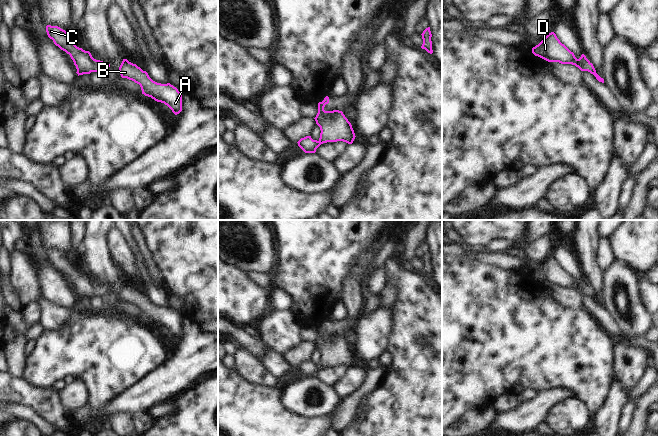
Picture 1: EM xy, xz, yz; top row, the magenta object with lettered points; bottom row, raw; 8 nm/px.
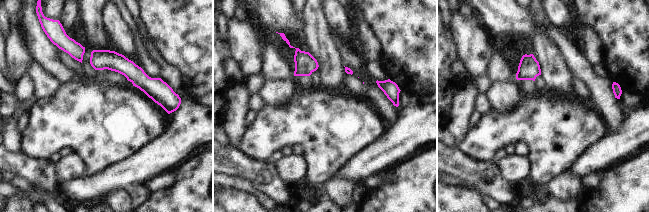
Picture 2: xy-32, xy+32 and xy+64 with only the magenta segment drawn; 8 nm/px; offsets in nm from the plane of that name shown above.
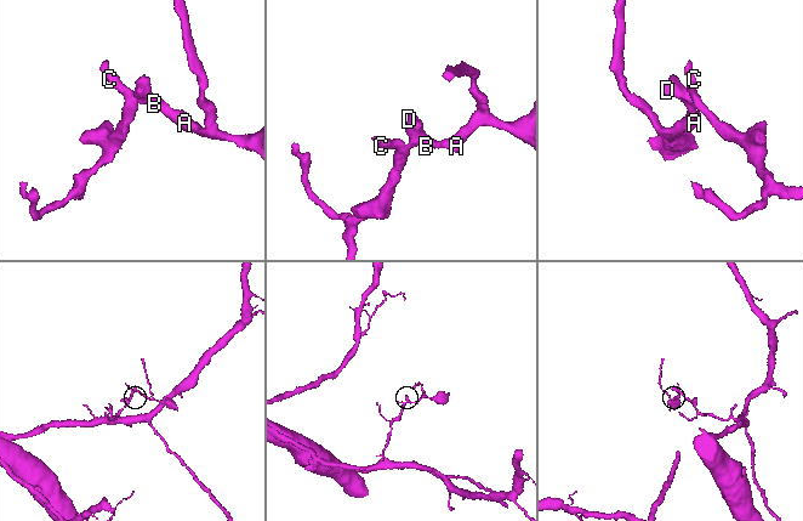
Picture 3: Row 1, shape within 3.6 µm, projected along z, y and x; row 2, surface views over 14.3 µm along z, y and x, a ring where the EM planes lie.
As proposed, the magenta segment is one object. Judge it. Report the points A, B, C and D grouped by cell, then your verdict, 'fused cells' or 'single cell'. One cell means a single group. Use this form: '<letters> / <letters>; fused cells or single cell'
A B C D; single cell

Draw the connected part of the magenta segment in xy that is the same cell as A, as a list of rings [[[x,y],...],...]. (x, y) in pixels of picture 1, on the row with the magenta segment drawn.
[[[123,59],[119,73],[122,78],[139,84],[142,94],[167,105],[175,115],[182,111],[182,94],[170,83],[161,84],[153,81],[146,71],[127,59]]]

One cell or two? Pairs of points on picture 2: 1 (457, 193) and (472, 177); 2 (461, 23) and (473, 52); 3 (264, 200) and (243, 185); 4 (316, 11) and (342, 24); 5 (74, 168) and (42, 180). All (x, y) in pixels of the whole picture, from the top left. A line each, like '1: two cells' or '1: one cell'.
1: two cells
2: one cell
3: one cell
4: two cells
5: two cells

